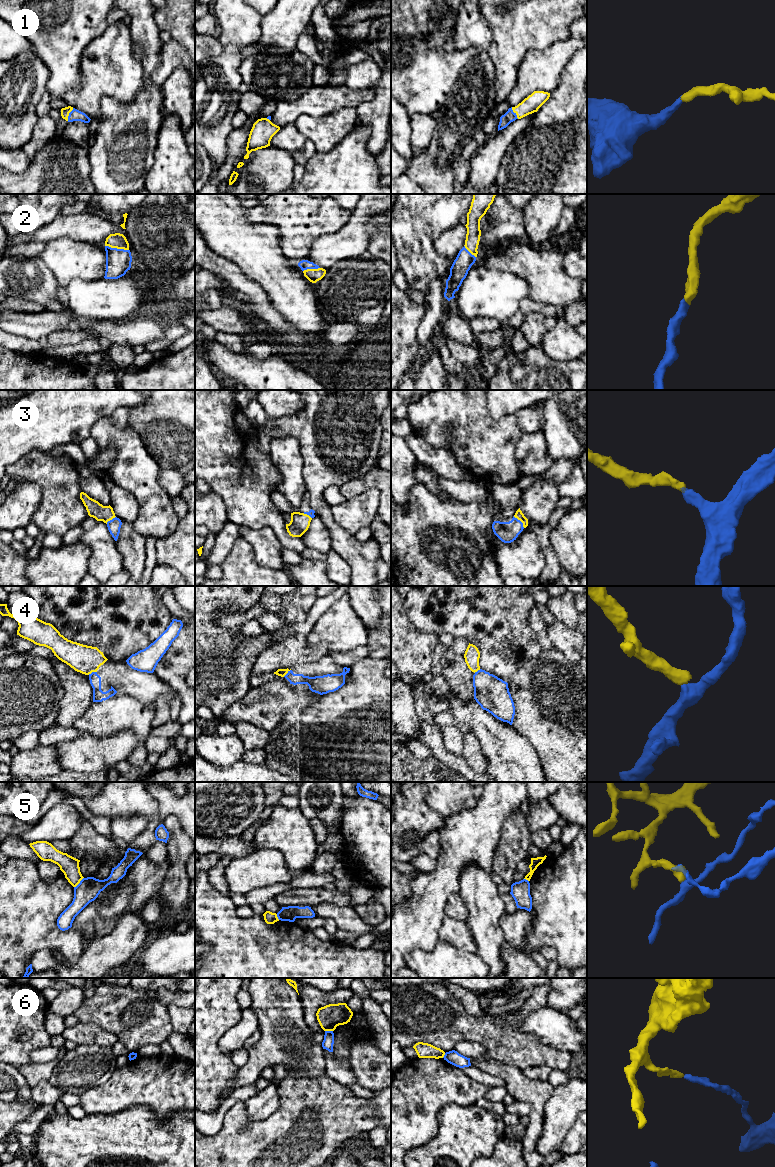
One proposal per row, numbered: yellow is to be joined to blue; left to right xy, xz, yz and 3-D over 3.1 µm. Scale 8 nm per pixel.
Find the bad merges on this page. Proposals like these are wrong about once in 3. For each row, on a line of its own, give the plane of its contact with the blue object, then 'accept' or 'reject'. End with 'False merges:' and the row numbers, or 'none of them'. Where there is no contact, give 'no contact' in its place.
1: contact in xy; accept
2: contact in xy; accept
3: contact in yz; accept
4: contact in xy; reject
5: contact in xy; reject
6: contact in xz; reject
False merges: 4, 5, 6

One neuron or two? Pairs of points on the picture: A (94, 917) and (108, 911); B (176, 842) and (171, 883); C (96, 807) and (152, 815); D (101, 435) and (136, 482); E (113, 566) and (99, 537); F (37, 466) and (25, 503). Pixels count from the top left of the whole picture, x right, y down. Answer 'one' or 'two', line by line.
A: two
B: one
C: one
D: one
E: one
F: two

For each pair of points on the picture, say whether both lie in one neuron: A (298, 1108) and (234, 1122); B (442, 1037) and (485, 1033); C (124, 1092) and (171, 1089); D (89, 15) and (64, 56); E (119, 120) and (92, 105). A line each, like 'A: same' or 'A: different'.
A: same
B: same
C: same
D: same
E: different

